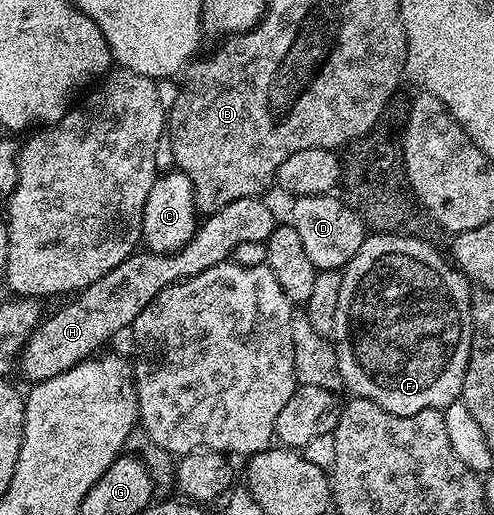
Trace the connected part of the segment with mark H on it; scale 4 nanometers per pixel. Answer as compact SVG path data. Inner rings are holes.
M250 196L249 198L237 198L237 202L229 202L229 206L210 213L204 219L207 221L204 224L202 221L198 225L193 238L189 242L185 242L185 246L181 246L181 250L176 252L148 252L146 250L132 252L129 258L125 258L125 262L113 266L113 270L109 270L109 274L97 278L97 282L93 282L83 289L78 293L77 298L68 299L71 301L64 308L57 309L52 316L50 313L31 332L31 337L25 342L19 355L18 375L23 375L27 379L28 385L33 385L45 382L49 378L57 378L57 374L65 374L65 370L77 366L81 361L92 359L102 349L99 347L109 343L118 332L126 333L130 329L131 323L137 318L137 314L141 314L141 310L145 310L145 306L149 306L149 302L153 302L153 298L157 298L157 294L161 294L161 290L165 290L165 286L173 286L177 282L188 280L209 270L209 266L224 263L230 257L227 256L230 252L238 250L239 244L262 245L269 238L269 234L273 234L277 223L277 217L271 213L271 208L265 201L266 199Z

